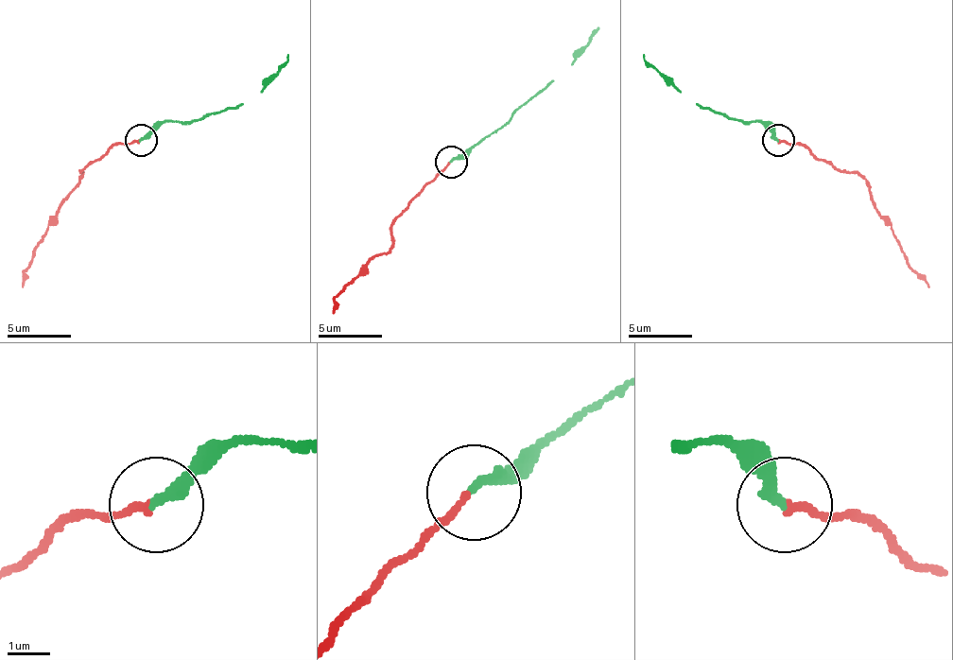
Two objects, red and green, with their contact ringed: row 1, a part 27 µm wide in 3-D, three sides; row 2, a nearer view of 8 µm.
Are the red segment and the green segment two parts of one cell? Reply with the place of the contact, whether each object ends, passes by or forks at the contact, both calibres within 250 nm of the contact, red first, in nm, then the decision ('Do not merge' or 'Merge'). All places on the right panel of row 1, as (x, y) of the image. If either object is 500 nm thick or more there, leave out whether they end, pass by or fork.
Place: (778, 140). At the ring red ends. At the ring green ends. Thickness 170 nm (red) against 240 nm. Merge

